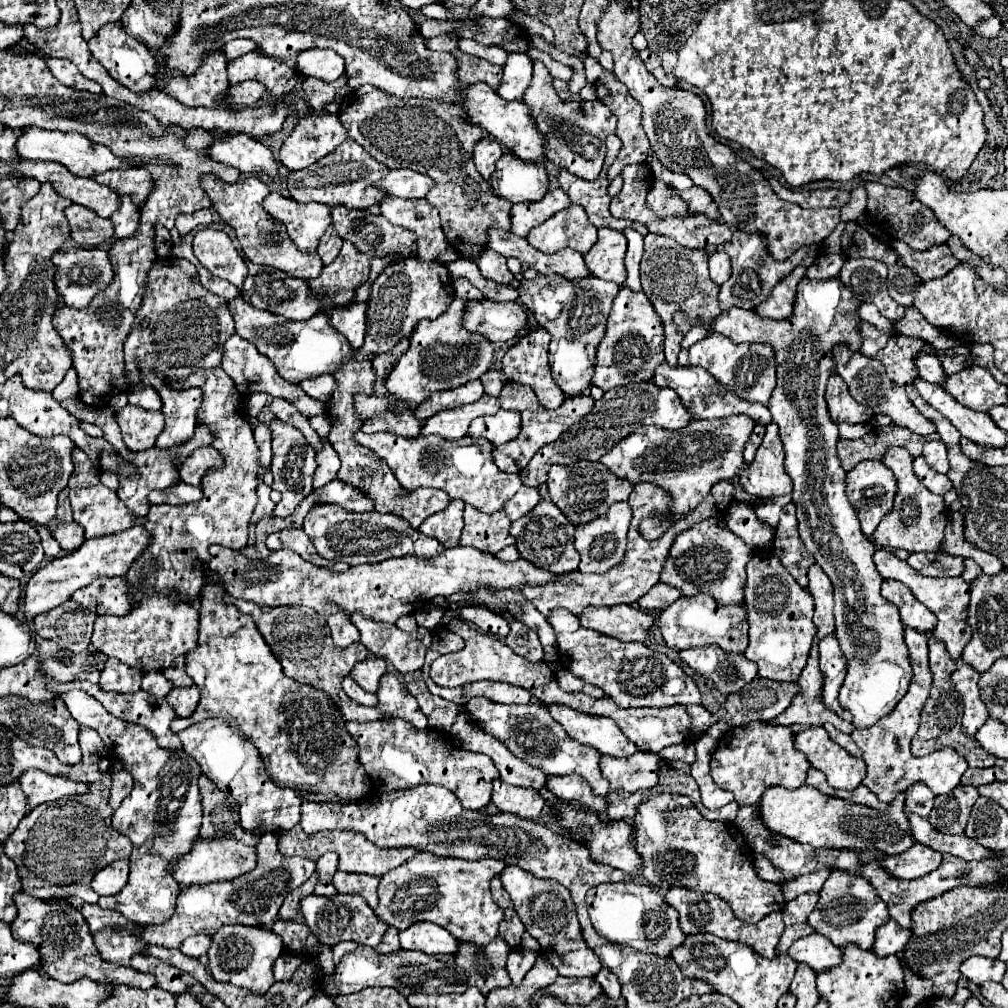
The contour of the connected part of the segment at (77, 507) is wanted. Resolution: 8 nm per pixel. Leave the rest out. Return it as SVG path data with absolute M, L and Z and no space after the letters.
M103 484L91 488L75 488L69 494L75 522L85 530L85 538L99 538L105 534L123 532L145 522L123 506L119 496Z

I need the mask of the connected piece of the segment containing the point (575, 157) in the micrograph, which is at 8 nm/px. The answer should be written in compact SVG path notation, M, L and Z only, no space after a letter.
M537 60L533 64L533 80L523 96L523 102L531 108L531 116L535 118L539 130L547 136L547 160L583 180L595 180L605 160L605 138L617 130L615 114L611 114L611 110L607 110L607 106L599 100L563 102L551 86L549 70Z

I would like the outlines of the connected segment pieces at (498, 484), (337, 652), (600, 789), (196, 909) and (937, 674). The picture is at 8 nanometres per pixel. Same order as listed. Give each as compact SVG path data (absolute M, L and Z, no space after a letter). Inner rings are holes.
M355 432L355 442L361 446L371 448L377 456L381 456L389 468L393 470L399 484L407 490L415 490L421 486L439 488L447 492L451 498L461 498L465 504L475 506L481 512L493 514L503 508L503 504L521 488L519 474L501 472L491 458L493 446L485 438L461 438L459 442L443 442L439 448L427 448L427 440L413 440L403 438L397 434L381 432L381 434L365 434ZM473 442L473 444L461 444Z
M231 596L225 598L227 602L235 604L243 614L249 614L253 618L253 622L257 624L259 632L263 634L265 642L271 646L273 656L279 660L279 664L283 666L283 672L307 686L313 686L317 690L323 690L341 710L345 720L355 720L355 722L369 722L369 720L379 720L379 718L389 718L387 714L381 714L375 708L365 708L361 704L355 704L353 700L349 700L345 696L345 692L341 690L341 678L345 678L353 666L359 660L367 658L367 648L359 642L347 648L339 648L333 644L327 624L325 620L311 608L305 606L279 606L279 608L269 608L269 606L259 606L253 602L245 602L245 600L235 600Z
M471 698L465 704L471 720L487 734L501 740L513 754L517 754L527 764L539 768L547 776L567 776L581 774L595 794L605 796L609 792L609 782L599 772L599 752L591 746L575 742L553 718L547 714L545 704L497 704L487 698Z
M271 832L261 836L257 844L257 852L259 852L257 866L235 880L225 880L225 882L215 882L205 886L185 886L177 898L177 910L169 922L161 926L147 926L147 928L143 926L143 930L139 932L107 928L101 934L93 934L93 942L101 958L121 966L129 966L131 956L137 954L145 944L179 948L185 938L195 934L215 934L221 926L227 924L261 926L261 928L273 924L277 920L277 912L281 908L283 898L291 890L299 888L315 872L315 862L299 856L283 856L277 850L277 838Z
M933 636L929 638L929 670L933 674L933 686L931 686L931 694L923 706L921 712L921 726L911 742L911 752L915 756L927 756L935 750L941 750L945 746L953 748L959 752L959 756L963 756L969 766L977 766L977 768L989 768L995 764L995 756L987 754L979 742L975 742L975 738L967 738L965 734L961 734L961 718L963 718L963 702L959 698L959 694L955 692L953 684L951 684L951 672L955 670L955 662L949 658L945 646L935 640Z

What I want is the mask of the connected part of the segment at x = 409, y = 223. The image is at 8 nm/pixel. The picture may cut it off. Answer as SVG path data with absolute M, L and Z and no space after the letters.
M389 196L381 204L381 214L393 226L401 226L415 232L415 256L421 262L433 262L443 250L449 248L449 242L441 230L439 214L435 206L431 206L425 198L401 200Z

